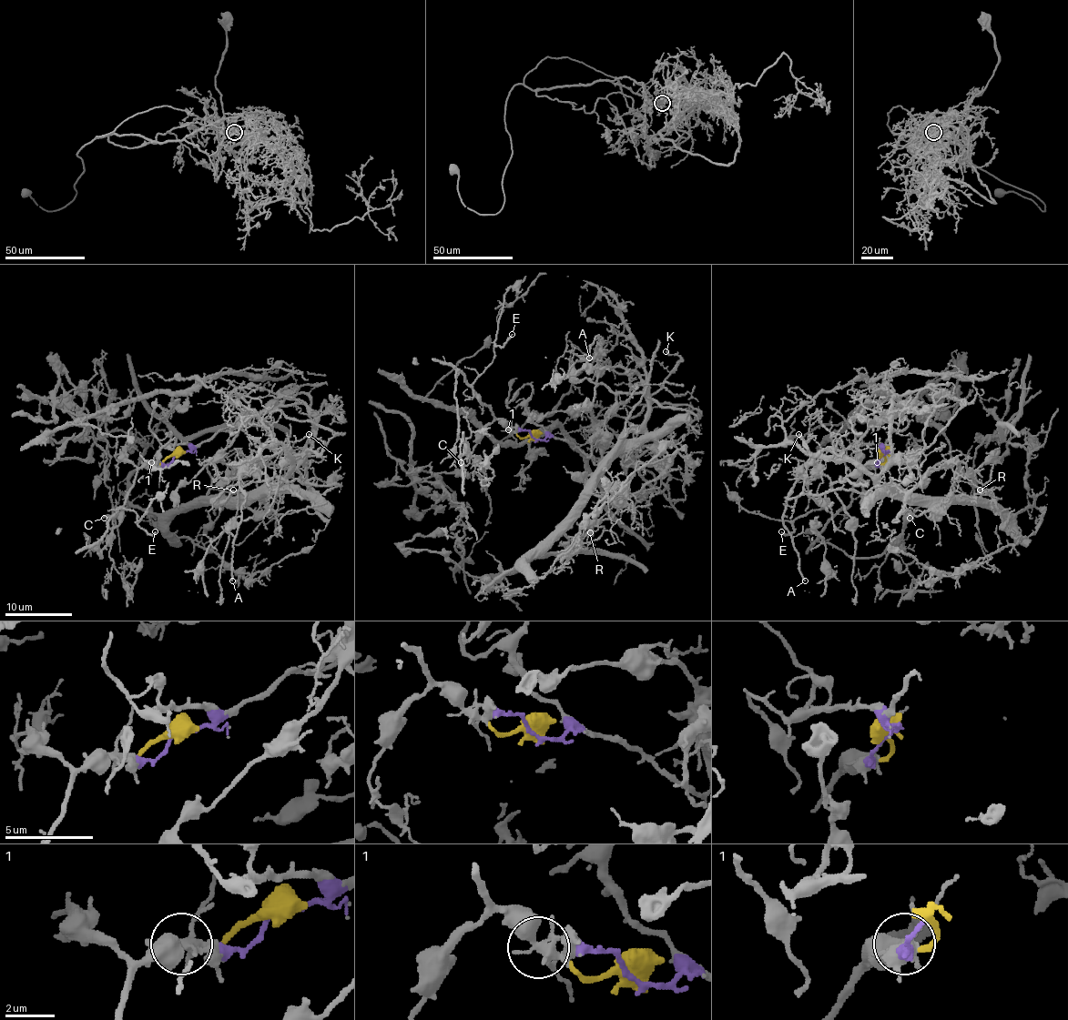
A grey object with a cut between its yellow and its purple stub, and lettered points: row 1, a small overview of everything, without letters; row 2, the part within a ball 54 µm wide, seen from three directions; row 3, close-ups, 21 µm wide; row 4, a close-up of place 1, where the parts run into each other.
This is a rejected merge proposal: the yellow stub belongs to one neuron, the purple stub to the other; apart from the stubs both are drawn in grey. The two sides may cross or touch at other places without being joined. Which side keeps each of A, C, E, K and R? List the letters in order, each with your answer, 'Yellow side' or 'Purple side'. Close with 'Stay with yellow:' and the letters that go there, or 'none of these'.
A: Purple side
C: Yellow side
E: Yellow side
K: Purple side
R: Purple side
Stay with yellow: C, E

